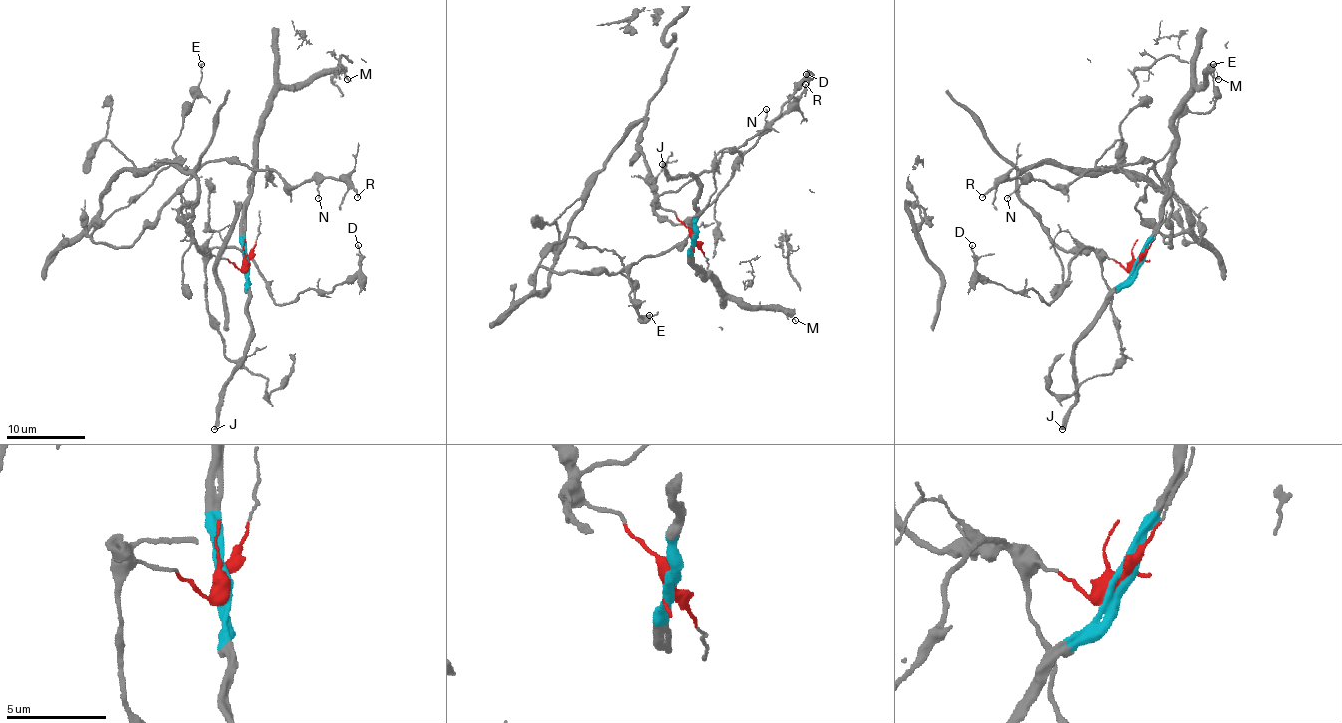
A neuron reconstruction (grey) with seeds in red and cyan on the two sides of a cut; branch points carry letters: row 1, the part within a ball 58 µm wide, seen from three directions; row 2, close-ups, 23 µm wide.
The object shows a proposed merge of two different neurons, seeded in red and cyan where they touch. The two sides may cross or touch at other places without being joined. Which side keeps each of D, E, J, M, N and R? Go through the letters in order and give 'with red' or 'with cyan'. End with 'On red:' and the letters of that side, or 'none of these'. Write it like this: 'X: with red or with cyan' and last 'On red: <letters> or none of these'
D: with red
E: with red
J: with cyan
M: with cyan
N: with red
R: with red
On red: D, E, N, R

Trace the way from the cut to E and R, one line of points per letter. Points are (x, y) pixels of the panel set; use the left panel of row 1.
E: (245, 264), (196, 244), (194, 177), (179, 166), (123, 170), (86, 234), (175, 156), (200, 63)
R: (245, 264), (196, 244), (179, 166), (123, 170), (86, 229), (129, 246), (222, 160), (358, 197)

